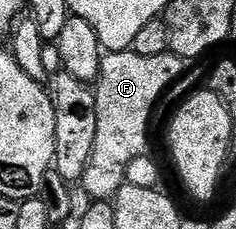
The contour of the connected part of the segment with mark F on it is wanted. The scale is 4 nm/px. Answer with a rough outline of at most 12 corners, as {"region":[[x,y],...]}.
{"region":[[106,52],[97,141],[81,186],[111,201],[148,154],[155,102],[179,55]]}

